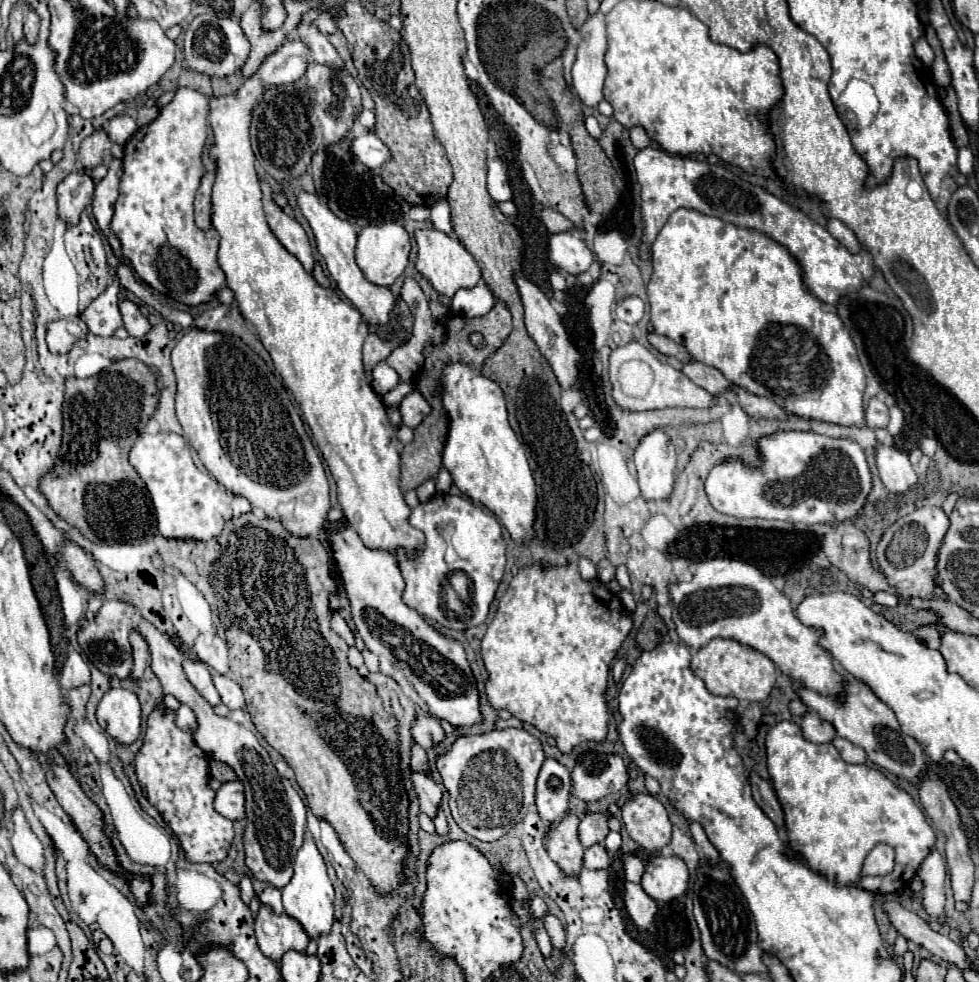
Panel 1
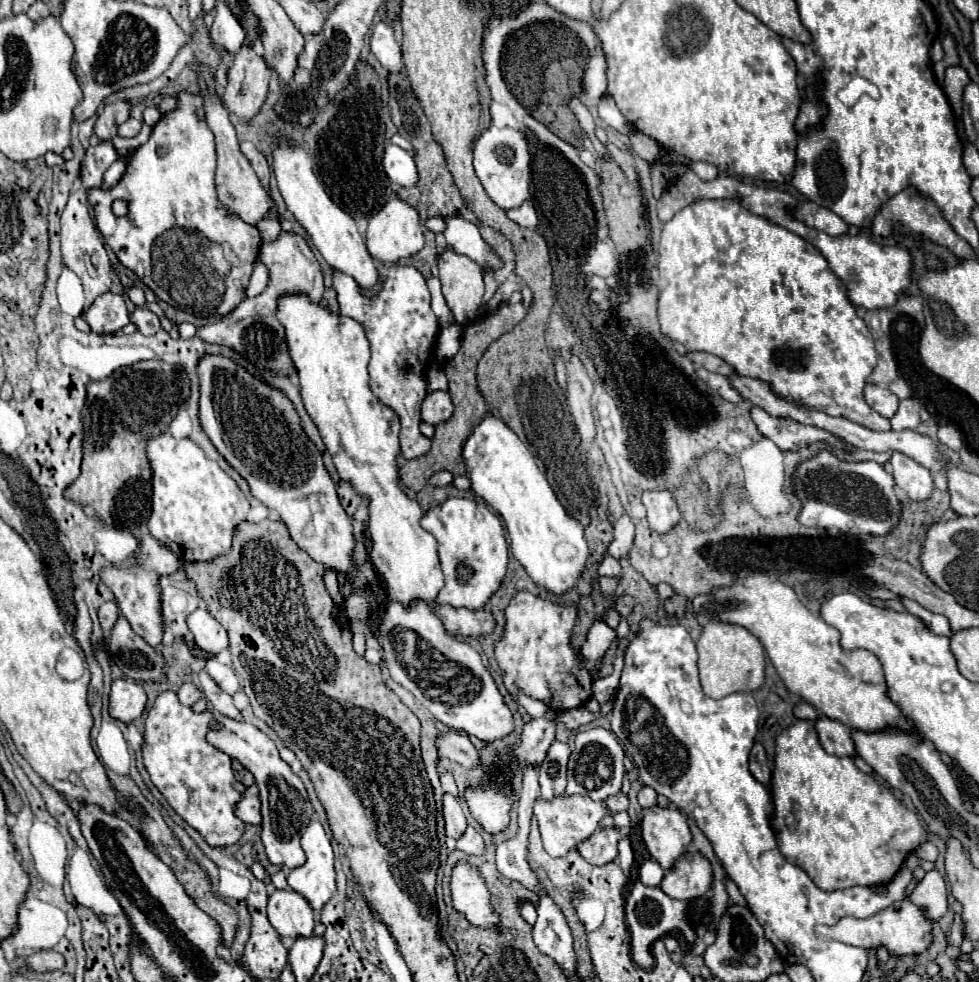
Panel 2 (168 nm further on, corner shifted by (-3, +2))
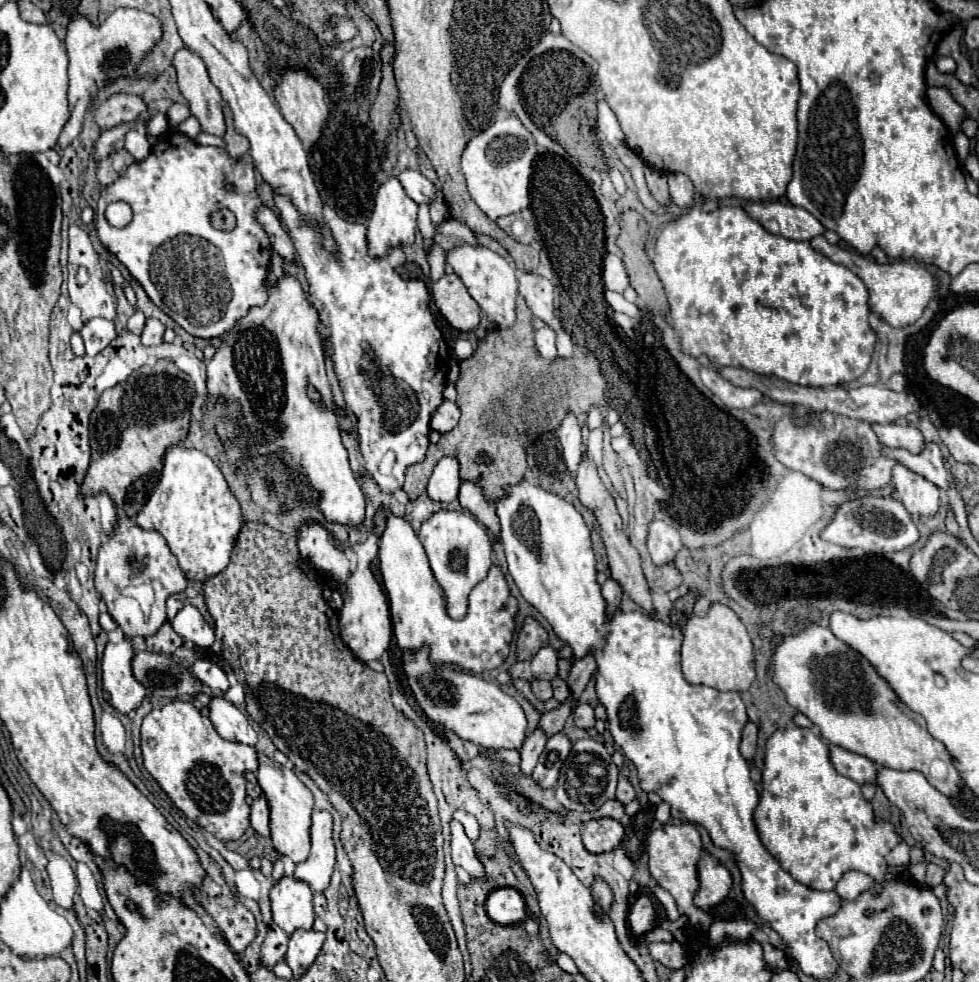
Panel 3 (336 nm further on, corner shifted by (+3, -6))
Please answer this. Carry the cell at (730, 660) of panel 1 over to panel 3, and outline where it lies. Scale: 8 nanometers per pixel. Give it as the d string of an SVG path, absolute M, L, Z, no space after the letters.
M714 603L704 617L690 617L684 627L682 673L688 683L708 685L718 691L746 691L754 681L754 649L746 627L726 605Z

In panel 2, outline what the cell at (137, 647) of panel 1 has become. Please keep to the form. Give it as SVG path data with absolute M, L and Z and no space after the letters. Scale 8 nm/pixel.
M140 535L140 545L136 553L136 565L132 567L104 567L100 571L102 583L114 593L120 613L128 619L130 627L152 647L162 641L162 617L160 617L160 585L158 581L180 569L180 557L168 547L156 541L152 535Z

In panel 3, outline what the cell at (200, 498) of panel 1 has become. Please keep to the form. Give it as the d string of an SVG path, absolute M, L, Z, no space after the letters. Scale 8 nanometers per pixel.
M174 445L174 447L168 447L166 455L162 457L160 481L158 481L154 493L150 495L148 503L144 505L144 509L138 513L136 523L146 531L158 531L166 539L166 543L168 543L172 555L178 559L178 565L182 569L182 573L186 575L186 579L204 581L208 577L222 573L228 567L234 541L242 527L242 511L240 511L240 503L232 495L224 475L220 473L216 463L206 453Z

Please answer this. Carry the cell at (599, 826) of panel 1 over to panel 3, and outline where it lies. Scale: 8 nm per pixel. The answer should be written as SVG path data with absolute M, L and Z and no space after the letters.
M622 775L620 781L618 781L618 787L616 787L616 801L620 801L622 805L628 805L632 799L634 799L634 789L630 785L630 781Z

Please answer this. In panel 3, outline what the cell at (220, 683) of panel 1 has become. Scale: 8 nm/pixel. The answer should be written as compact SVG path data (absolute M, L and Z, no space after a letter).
M198 659L192 669L190 669L206 687L210 689L220 689L220 691L226 691L230 687L228 679L226 679L226 673L212 661L208 659Z

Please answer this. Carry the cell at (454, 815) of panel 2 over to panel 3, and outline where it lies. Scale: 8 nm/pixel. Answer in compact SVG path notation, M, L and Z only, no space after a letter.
M452 819L452 823L450 823L450 833L452 833L450 849L452 849L452 861L454 861L454 865L464 867L464 869L470 873L470 877L476 877L476 879L484 877L484 867L482 867L482 863L476 859L474 845L472 845L472 841L466 837L464 827L462 827L456 819Z

